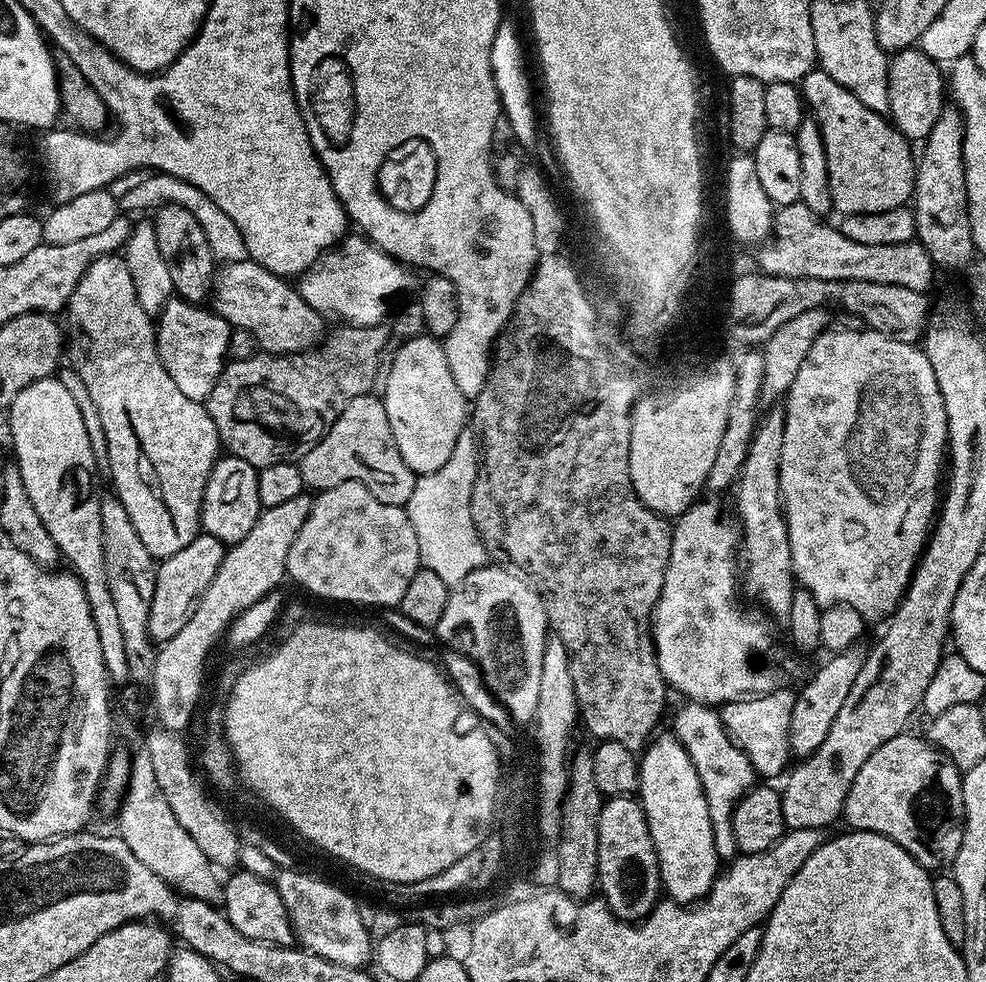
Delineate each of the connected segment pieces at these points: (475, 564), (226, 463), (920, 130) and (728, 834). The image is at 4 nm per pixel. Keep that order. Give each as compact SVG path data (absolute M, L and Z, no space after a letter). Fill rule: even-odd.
M465 426L462 434L458 434L458 442L454 442L454 451L448 461L430 474L417 476L414 494L410 494L406 505L410 526L414 526L418 538L423 567L434 570L434 574L449 586L459 586L471 572L485 567L490 560L470 514L470 494L479 465L476 434L471 427Z
M221 455L212 467L200 507L200 527L225 546L242 542L258 522L262 509L258 498L258 469L237 456Z
M916 46L891 53L888 61L890 110L887 115L909 142L924 141L930 130L934 130L938 114L946 107L946 80L940 68L941 65L937 61L931 60Z
M684 702L684 705L677 710L676 721L670 725L670 728L678 738L678 742L682 742L686 754L690 754L690 762L694 762L694 770L698 770L698 782L702 782L702 790L710 806L714 850L720 855L721 861L731 861L737 855L732 833L732 815L738 801L758 780L750 758L746 758L743 750L728 737L728 731L724 729L724 723L720 720L719 711L715 707Z

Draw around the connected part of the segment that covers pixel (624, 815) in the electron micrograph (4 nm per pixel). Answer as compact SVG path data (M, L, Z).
M621 794L608 799L605 799L602 806L602 814L598 818L598 874L596 875L598 881L598 892L605 902L608 903L608 909L619 918L619 920L627 920L629 922L639 922L649 914L652 909L656 907L658 901L662 896L662 889L660 887L660 867L658 866L658 854L654 850L654 842L650 838L650 830L646 822L646 814L644 808L640 805L639 799L633 798L628 794Z

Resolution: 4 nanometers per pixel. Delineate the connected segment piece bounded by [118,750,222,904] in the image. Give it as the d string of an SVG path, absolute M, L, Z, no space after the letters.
M140 750L132 756L132 773L128 779L128 786L124 789L124 798L118 809L120 815L120 829L118 835L130 846L138 862L142 862L158 878L165 880L171 888L185 896L193 896L207 904L216 904L222 896L222 880L217 869L202 854L202 849L194 843L194 838L182 830L178 818L170 810L162 790L158 787L154 766L150 762L147 750Z

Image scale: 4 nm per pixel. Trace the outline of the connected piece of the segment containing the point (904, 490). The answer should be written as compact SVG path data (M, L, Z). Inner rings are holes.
M841 327L840 332L829 330L821 334L816 339L814 346L810 346L810 354L806 354L806 362L802 362L798 374L794 377L794 382L790 386L787 396L782 400L784 409L784 417L786 418L786 435L782 438L782 462L780 463L780 500L784 504L784 517L786 518L786 526L788 527L788 537L790 538L790 554L792 555L792 574L801 588L810 590L810 594L814 596L814 602L818 602L821 609L829 608L835 604L845 604L854 610L858 610L858 614L862 614L865 622L872 620L887 621L888 617L896 611L896 607L900 604L900 599L904 597L904 593L908 590L908 581L911 580L913 572L916 571L916 565L926 547L926 541L930 536L930 529L934 524L934 517L938 512L938 494L936 498L936 487L942 484L942 466L940 463L946 460L946 445L948 443L948 427L946 426L946 406L942 402L942 394L938 390L938 381L934 378L934 369L930 366L930 358L926 358L923 347L907 344L907 339L901 338L896 334L889 334L879 330L857 330L854 328Z

